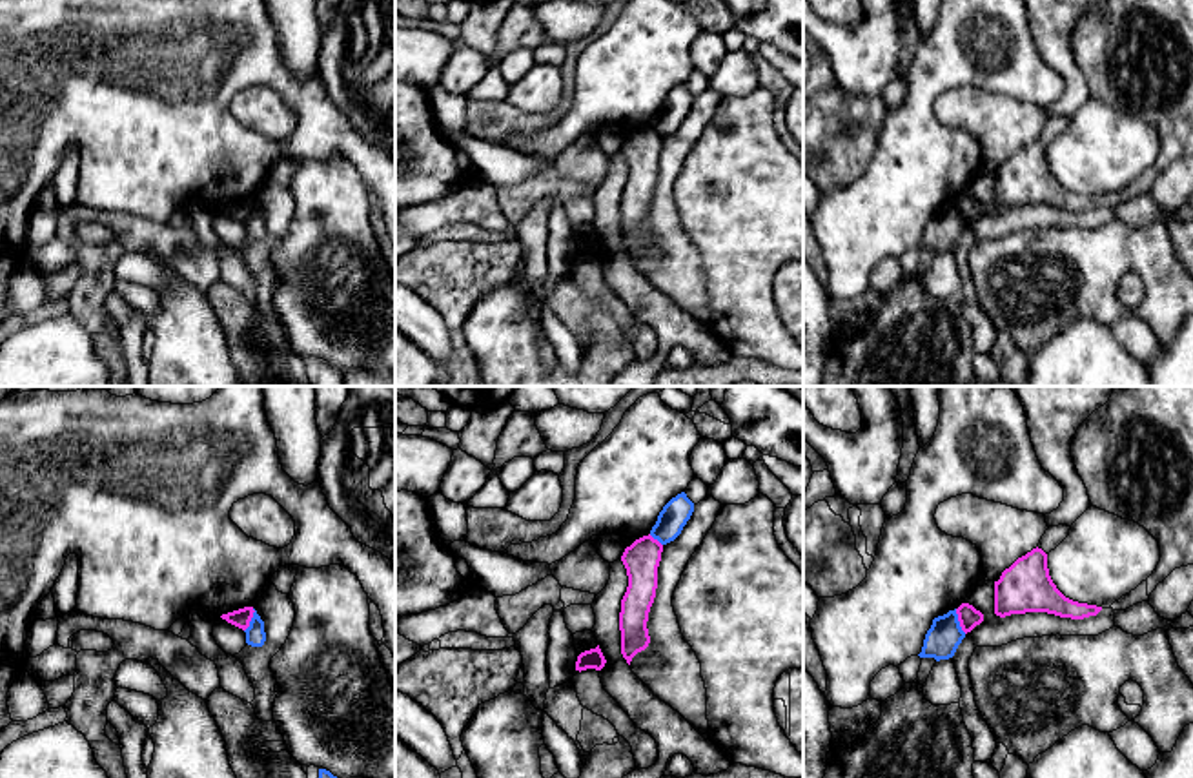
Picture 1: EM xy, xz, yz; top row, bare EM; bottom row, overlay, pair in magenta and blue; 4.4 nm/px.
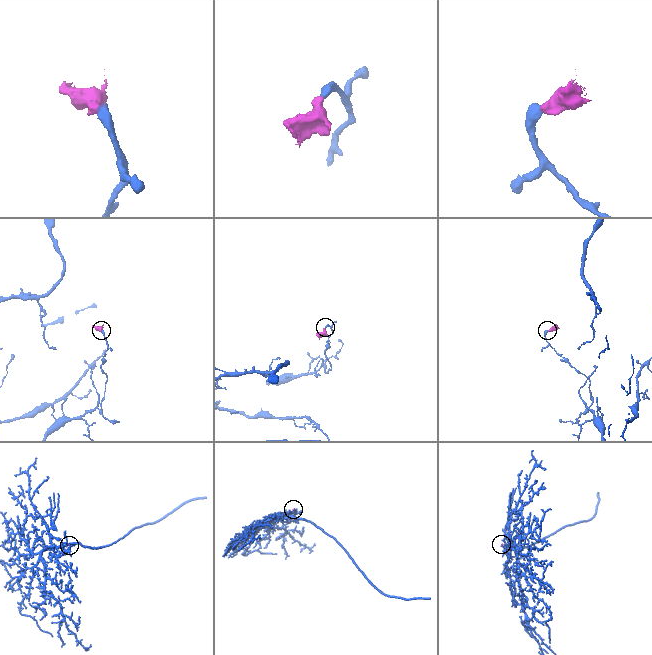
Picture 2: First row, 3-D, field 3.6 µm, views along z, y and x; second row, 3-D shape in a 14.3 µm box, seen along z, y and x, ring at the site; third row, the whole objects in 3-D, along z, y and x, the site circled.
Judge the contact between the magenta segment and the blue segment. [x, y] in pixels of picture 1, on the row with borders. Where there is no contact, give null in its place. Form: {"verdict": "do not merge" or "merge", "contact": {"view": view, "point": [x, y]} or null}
{"verdict": "do not merge", "contact": {"view": "yz", "point": [958, 620]}}

